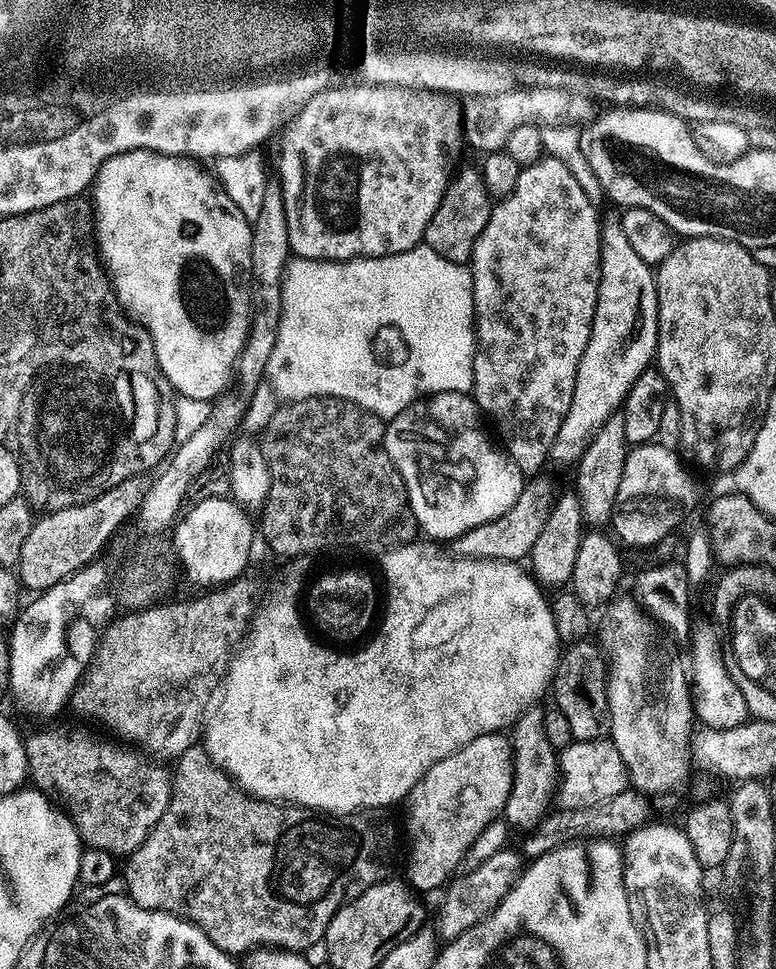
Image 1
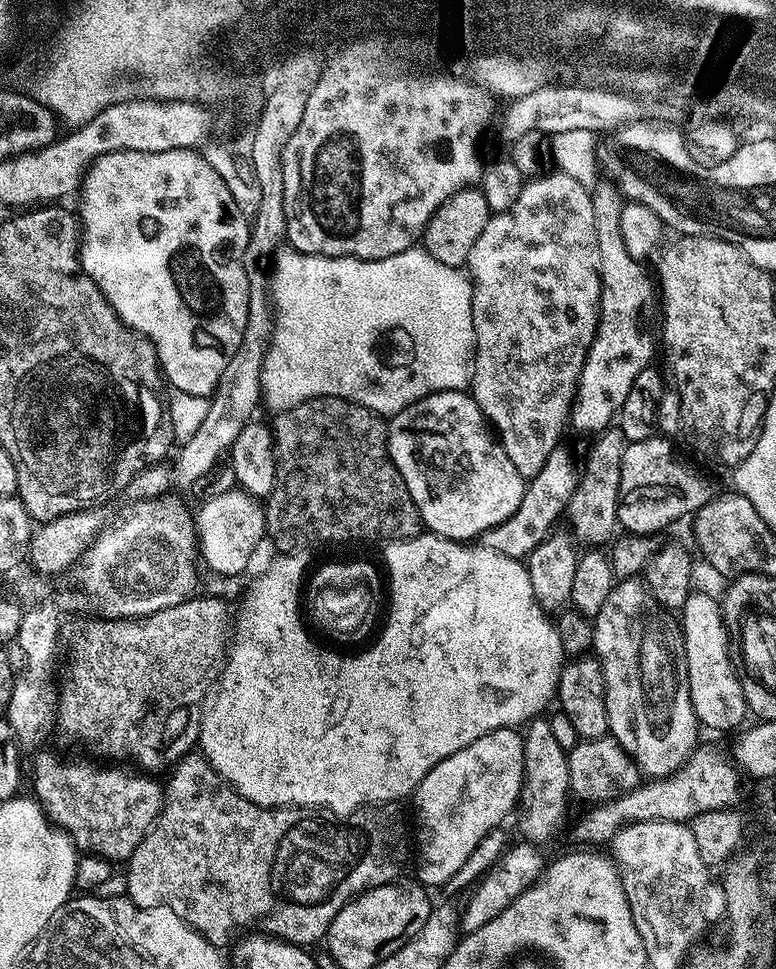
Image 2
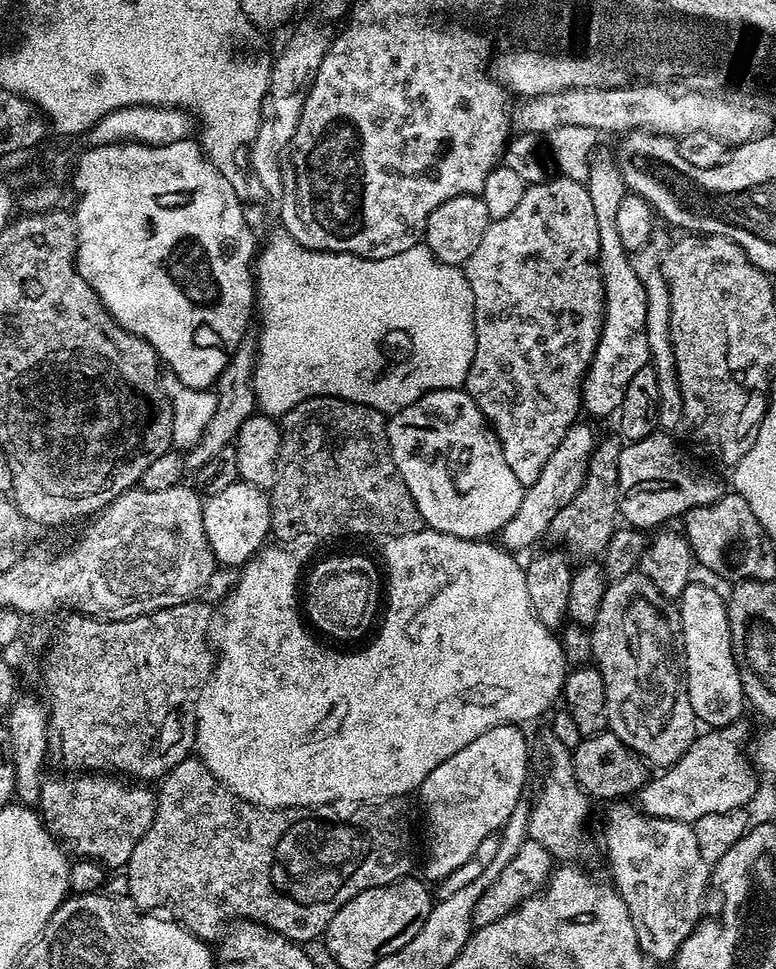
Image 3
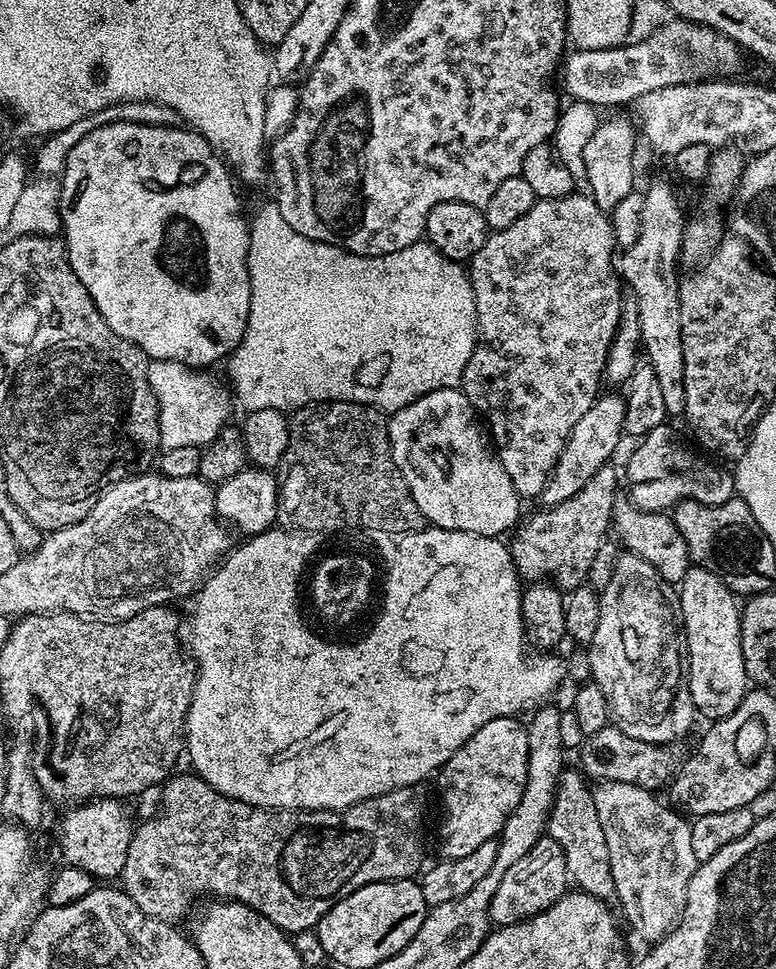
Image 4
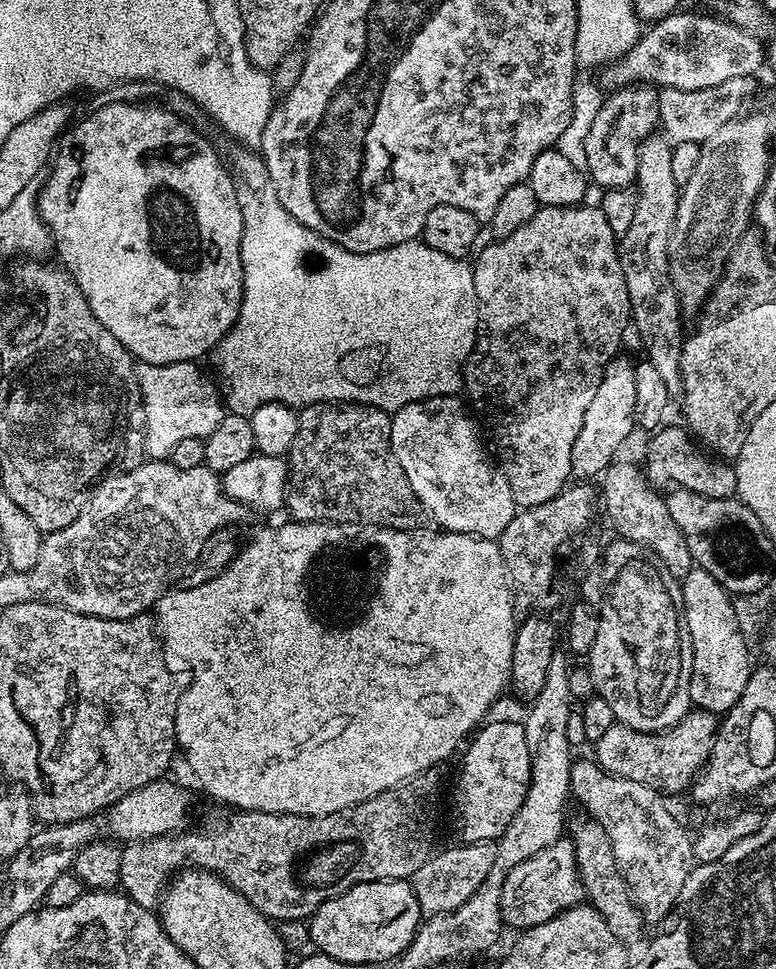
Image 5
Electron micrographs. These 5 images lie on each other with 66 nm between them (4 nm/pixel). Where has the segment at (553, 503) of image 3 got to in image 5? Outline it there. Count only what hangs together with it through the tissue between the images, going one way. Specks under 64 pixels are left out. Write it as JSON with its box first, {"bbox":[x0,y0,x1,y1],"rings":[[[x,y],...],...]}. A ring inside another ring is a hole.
{"bbox":[570,354,636,482],"rings":[[[618,354],[606,366],[602,374],[602,383],[590,401],[582,430],[574,438],[574,450],[570,454],[572,467],[571,479],[576,482],[595,481],[608,465],[617,459],[616,451],[628,440],[628,435],[636,428],[634,418],[634,370],[636,364],[625,354]]]}

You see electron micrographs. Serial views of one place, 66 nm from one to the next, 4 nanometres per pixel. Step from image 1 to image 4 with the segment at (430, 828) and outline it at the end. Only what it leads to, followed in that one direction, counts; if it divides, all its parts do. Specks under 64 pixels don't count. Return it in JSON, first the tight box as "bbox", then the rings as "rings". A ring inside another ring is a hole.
{"bbox":[438,716,528,859],"rings":[[[503,716],[494,718],[494,722],[486,722],[486,726],[471,736],[440,769],[438,779],[444,791],[444,825],[440,828],[443,859],[466,858],[466,854],[474,854],[482,842],[496,840],[510,814],[518,806],[528,773],[528,729],[518,721],[516,716]]]}

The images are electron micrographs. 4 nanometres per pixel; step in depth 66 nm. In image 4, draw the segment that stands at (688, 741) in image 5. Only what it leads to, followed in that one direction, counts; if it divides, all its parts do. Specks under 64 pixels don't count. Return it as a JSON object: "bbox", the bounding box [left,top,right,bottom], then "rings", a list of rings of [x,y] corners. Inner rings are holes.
{"bbox":[579,726,678,790],"rings":[[[609,726],[598,730],[598,734],[587,737],[579,749],[579,767],[589,781],[630,782],[639,788],[660,790],[675,777],[678,771],[678,760],[672,757],[673,749],[663,744],[638,742],[638,738],[630,738],[630,734],[622,734],[622,730]]]}

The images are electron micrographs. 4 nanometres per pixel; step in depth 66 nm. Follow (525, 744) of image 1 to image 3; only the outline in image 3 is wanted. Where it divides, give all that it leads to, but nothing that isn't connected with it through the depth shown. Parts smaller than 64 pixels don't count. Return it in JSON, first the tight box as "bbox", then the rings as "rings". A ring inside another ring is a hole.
{"bbox":[528,735,590,862],"rings":[[[549,735],[544,744],[544,752],[548,755],[548,773],[544,776],[544,785],[536,796],[536,801],[531,801],[528,814],[528,839],[538,842],[549,854],[560,862],[576,862],[580,855],[588,848],[588,836],[584,827],[588,824],[588,804],[590,798],[578,786],[578,778],[574,778],[571,751],[553,735]]]}

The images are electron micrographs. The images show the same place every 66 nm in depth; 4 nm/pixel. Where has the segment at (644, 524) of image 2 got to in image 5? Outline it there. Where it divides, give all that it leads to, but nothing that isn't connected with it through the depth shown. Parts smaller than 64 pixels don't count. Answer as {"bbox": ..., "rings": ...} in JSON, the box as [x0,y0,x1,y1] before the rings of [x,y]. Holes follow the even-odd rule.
{"bbox":[644,425,737,500],"rings":[[[663,425],[649,437],[649,440],[644,469],[645,475],[653,487],[686,488],[694,493],[702,494],[704,497],[718,498],[719,500],[731,499],[737,493],[735,467],[702,449],[683,425]]]}

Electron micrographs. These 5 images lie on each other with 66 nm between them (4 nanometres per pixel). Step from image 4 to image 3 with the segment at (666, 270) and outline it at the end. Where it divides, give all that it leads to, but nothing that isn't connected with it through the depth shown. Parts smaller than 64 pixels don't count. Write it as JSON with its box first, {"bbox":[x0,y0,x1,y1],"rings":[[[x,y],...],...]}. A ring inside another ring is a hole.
{"bbox":[631,228,684,432],"rings":[[[662,228],[655,229],[648,244],[642,251],[633,253],[631,257],[634,272],[646,289],[646,338],[650,348],[649,361],[658,377],[658,392],[662,399],[659,402],[659,424],[660,428],[666,432],[672,432],[674,428],[681,427],[684,418],[681,386],[677,380],[674,362],[673,340],[670,338],[670,294],[664,272],[661,270],[661,262],[671,243],[671,237],[668,237]]]}

